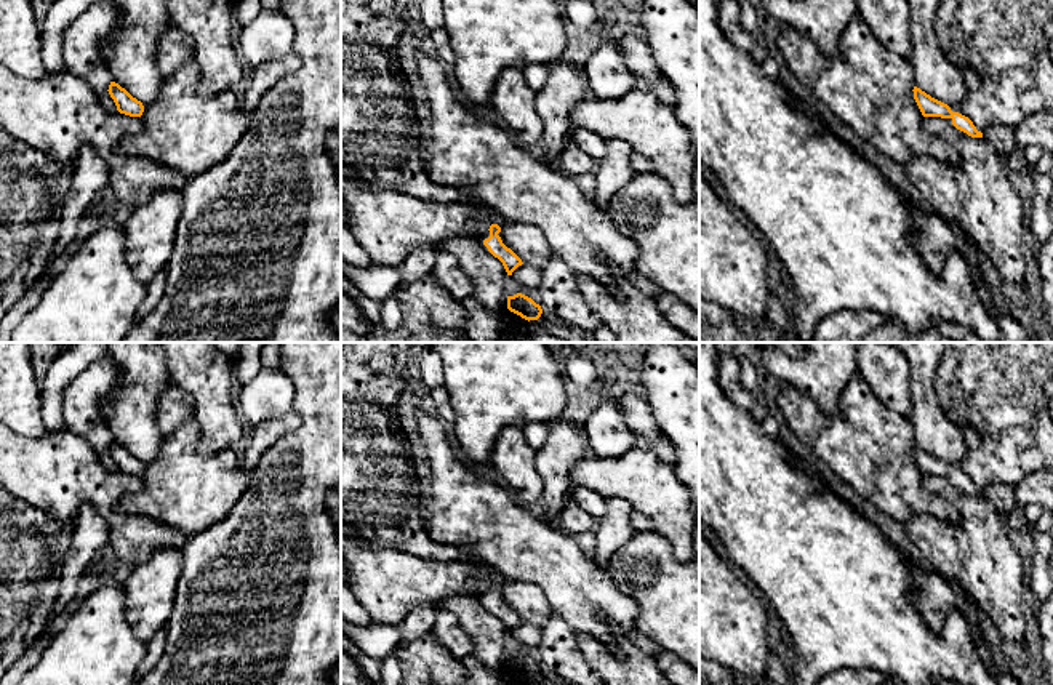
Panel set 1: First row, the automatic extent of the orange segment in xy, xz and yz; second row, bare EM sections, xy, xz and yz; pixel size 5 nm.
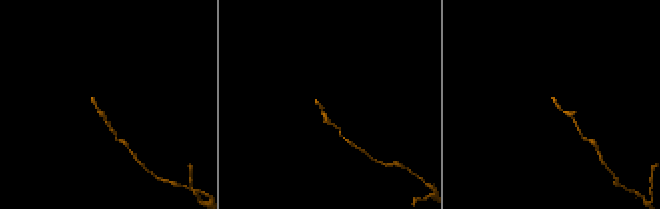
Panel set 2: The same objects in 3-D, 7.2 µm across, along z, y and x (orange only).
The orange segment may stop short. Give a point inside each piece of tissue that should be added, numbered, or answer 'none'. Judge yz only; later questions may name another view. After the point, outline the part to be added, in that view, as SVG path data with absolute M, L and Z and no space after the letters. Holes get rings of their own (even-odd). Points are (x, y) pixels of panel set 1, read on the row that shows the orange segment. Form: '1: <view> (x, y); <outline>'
none

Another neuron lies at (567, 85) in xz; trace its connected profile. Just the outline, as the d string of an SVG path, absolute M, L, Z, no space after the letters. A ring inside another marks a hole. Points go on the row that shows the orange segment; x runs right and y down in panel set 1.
M562 58L552 61L547 69L547 82L535 94L535 107L544 123L541 139L544 154L539 158L552 165L571 141L570 136L575 128L570 118L571 107L592 98L592 91L583 69L565 62Z

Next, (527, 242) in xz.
M506 222L498 235L502 243L522 259L523 264L539 270L554 256L544 234L536 226Z

